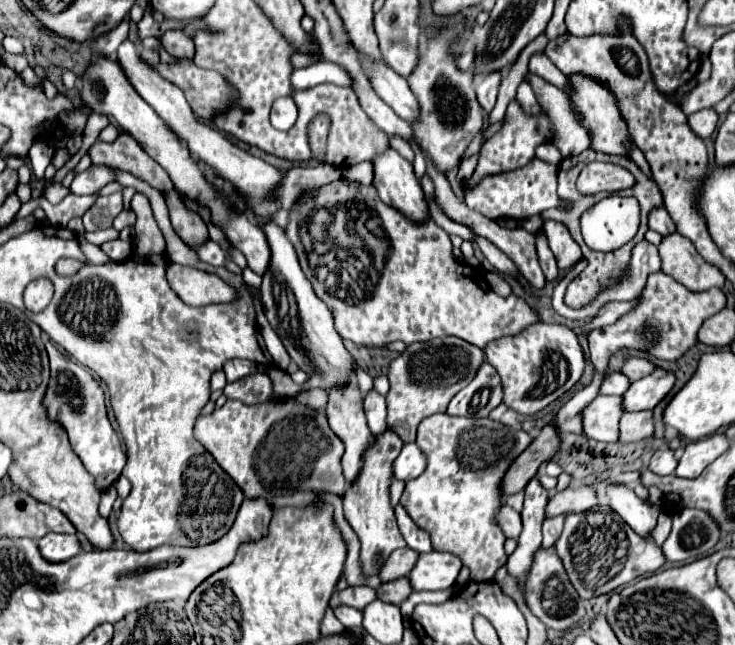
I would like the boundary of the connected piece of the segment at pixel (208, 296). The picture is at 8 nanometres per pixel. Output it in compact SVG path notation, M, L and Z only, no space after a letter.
M169 263L167 279L171 289L189 305L207 305L215 301L231 301L235 297L235 289L225 283L219 275L199 271L193 267L183 267L177 263Z

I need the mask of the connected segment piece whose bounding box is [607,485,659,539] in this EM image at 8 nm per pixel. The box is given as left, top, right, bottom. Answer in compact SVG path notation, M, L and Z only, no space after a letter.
M609 485L609 507L623 517L623 521L641 537L651 539L651 531L657 525L659 507L641 501L633 491L625 489L623 485Z

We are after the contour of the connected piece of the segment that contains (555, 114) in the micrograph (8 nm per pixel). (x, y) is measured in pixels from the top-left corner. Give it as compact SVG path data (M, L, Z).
M527 75L535 97L539 101L539 105L543 105L553 123L555 123L555 137L553 137L553 145L559 147L559 151L563 153L563 157L571 157L571 155L579 155L581 151L591 147L591 131L581 123L577 111L572 108L569 95L565 91L561 91L559 87L547 83L545 79L539 81L537 75Z

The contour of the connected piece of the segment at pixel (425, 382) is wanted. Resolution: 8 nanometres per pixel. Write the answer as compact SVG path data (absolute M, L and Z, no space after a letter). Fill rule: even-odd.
M441 337L441 339L431 339L425 343L411 343L407 349L391 361L389 365L389 393L387 393L387 429L397 433L403 443L413 443L417 437L417 427L419 423L435 413L445 413L451 397L455 397L469 381L475 377L479 365L483 363L483 351L477 349L475 345L461 341L459 337Z

